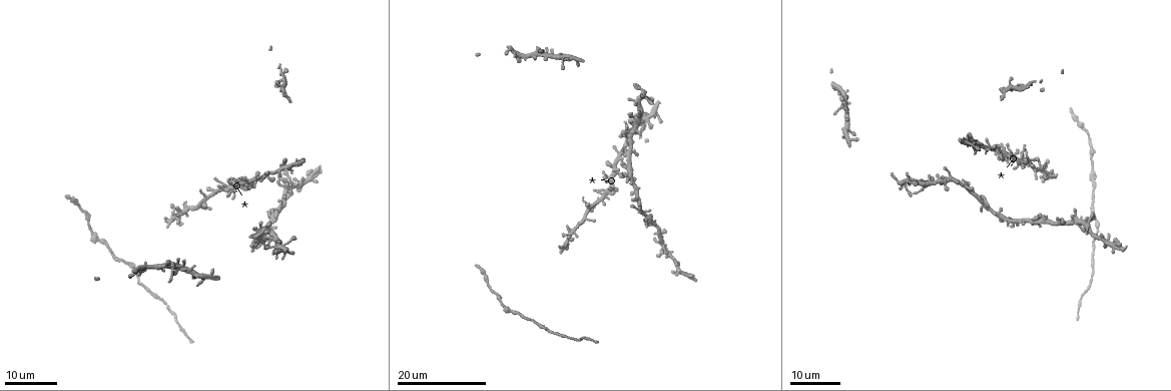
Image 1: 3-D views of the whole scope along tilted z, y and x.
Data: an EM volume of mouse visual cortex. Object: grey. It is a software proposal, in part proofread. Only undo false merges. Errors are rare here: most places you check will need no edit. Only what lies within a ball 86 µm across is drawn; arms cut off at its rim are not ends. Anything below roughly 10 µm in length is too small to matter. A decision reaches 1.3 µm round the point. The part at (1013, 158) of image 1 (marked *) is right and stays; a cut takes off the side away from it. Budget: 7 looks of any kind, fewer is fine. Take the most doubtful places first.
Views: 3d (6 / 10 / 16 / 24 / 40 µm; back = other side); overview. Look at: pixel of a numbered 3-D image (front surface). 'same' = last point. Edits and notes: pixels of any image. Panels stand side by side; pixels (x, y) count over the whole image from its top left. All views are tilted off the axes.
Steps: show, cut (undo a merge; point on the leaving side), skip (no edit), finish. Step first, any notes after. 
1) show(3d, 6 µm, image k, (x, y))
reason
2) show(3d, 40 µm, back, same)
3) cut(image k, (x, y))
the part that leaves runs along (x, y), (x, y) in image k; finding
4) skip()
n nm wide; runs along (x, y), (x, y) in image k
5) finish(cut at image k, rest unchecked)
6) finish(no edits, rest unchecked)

show(3d, 24 µm, image 1, (575, 230))

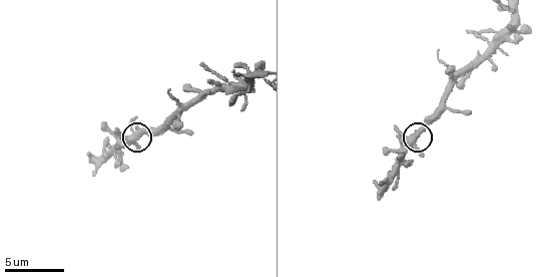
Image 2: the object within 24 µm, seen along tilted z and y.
show(3d, 10 µm, image 2, (419, 133))
zoom in

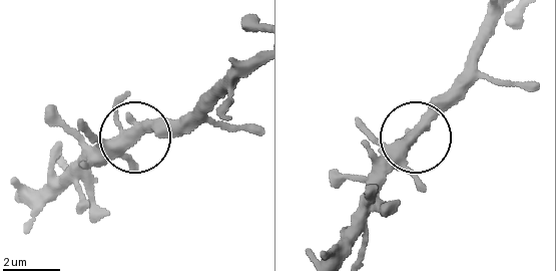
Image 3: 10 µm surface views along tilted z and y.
show(3d, 6 µm, image 3, (412, 137))

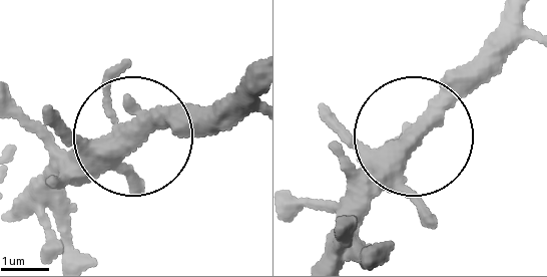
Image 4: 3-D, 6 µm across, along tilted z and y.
skip()
4 arms; all the same cell

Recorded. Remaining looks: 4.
show(3d, 16 µm, image 1, (283, 160))
calibre changes

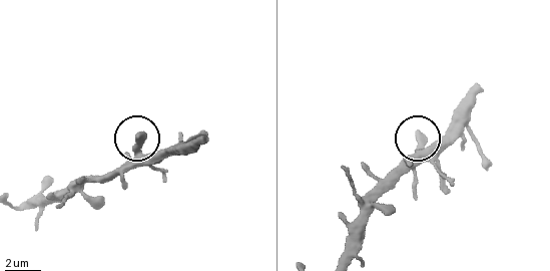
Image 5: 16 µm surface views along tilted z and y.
show(3d, 10 µm, image 5, (420, 141))

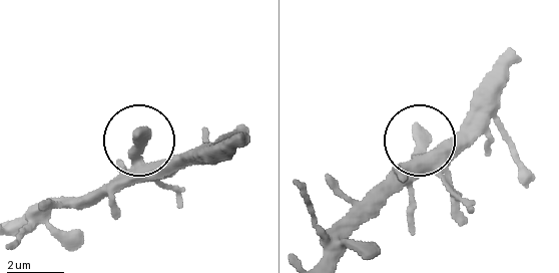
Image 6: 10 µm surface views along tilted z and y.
skip()
all the same cell

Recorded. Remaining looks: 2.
show(3d, 16 µm, image 1, (255, 182))
three-way junction

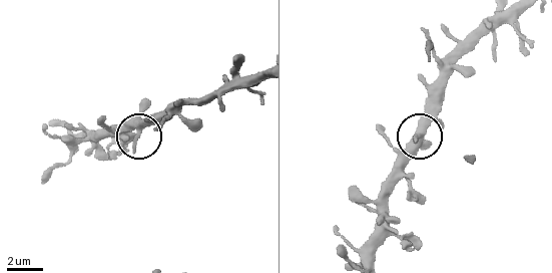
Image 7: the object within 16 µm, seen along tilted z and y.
show(3d, 10 µm, image 7, (139, 127))

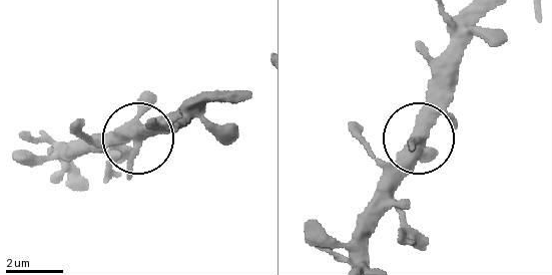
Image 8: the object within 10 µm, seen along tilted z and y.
skip()
3 arms; runs along (356, 259), (361, 233), (457, 81) in image 8; all the same cell

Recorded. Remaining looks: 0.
finish(no edits, rest unchecked)

